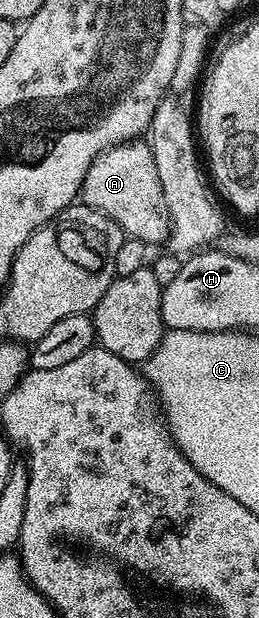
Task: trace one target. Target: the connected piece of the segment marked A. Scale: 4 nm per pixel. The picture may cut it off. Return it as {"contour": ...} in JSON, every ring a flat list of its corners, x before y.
{"contour":[[147,140,126,141,122,145,113,145,97,155,90,171,86,171,86,179,80,188,80,197,83,204,89,205,91,209,99,209,110,219,114,219,114,223,118,223,118,227,131,240,133,237,134,240,141,241,144,245,160,246,167,242,172,224,168,221,168,208,164,205,162,183,158,183,154,155]]}

